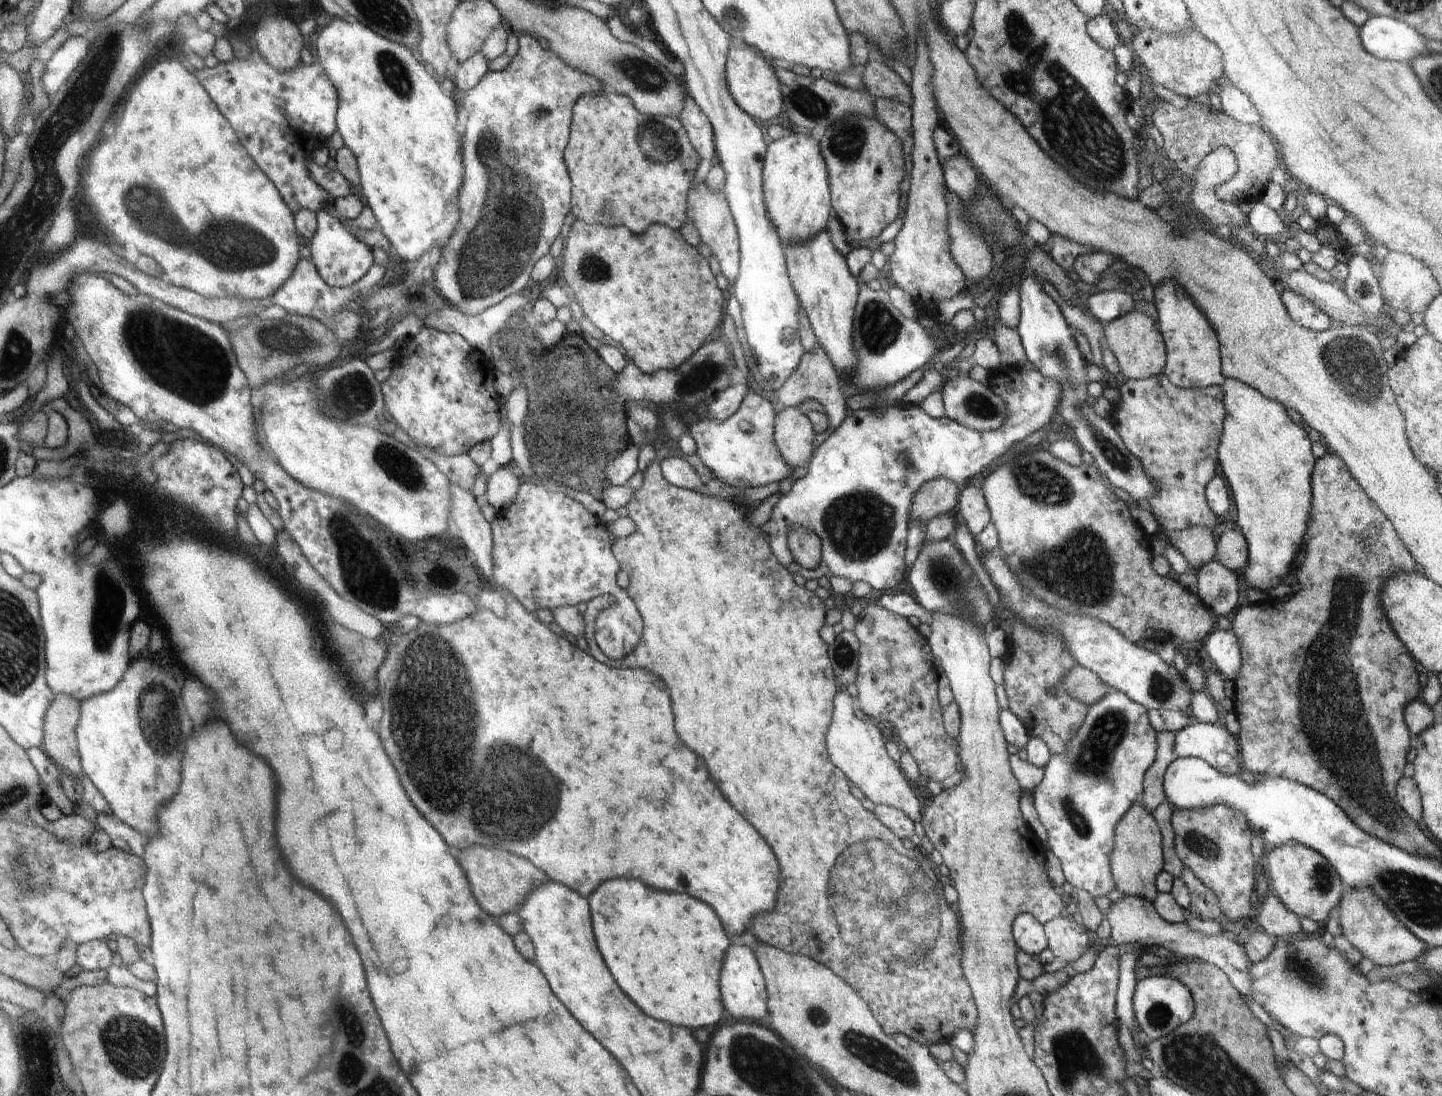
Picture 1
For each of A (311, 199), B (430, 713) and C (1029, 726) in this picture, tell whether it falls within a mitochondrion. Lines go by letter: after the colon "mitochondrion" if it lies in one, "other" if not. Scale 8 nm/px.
A: other
B: mitochondrion
C: other

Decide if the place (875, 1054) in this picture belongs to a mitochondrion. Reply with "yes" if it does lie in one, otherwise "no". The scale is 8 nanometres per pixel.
yes

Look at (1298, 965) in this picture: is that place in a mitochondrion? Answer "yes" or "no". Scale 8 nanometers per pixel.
yes

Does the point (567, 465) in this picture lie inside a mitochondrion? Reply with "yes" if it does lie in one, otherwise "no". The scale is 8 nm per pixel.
yes

